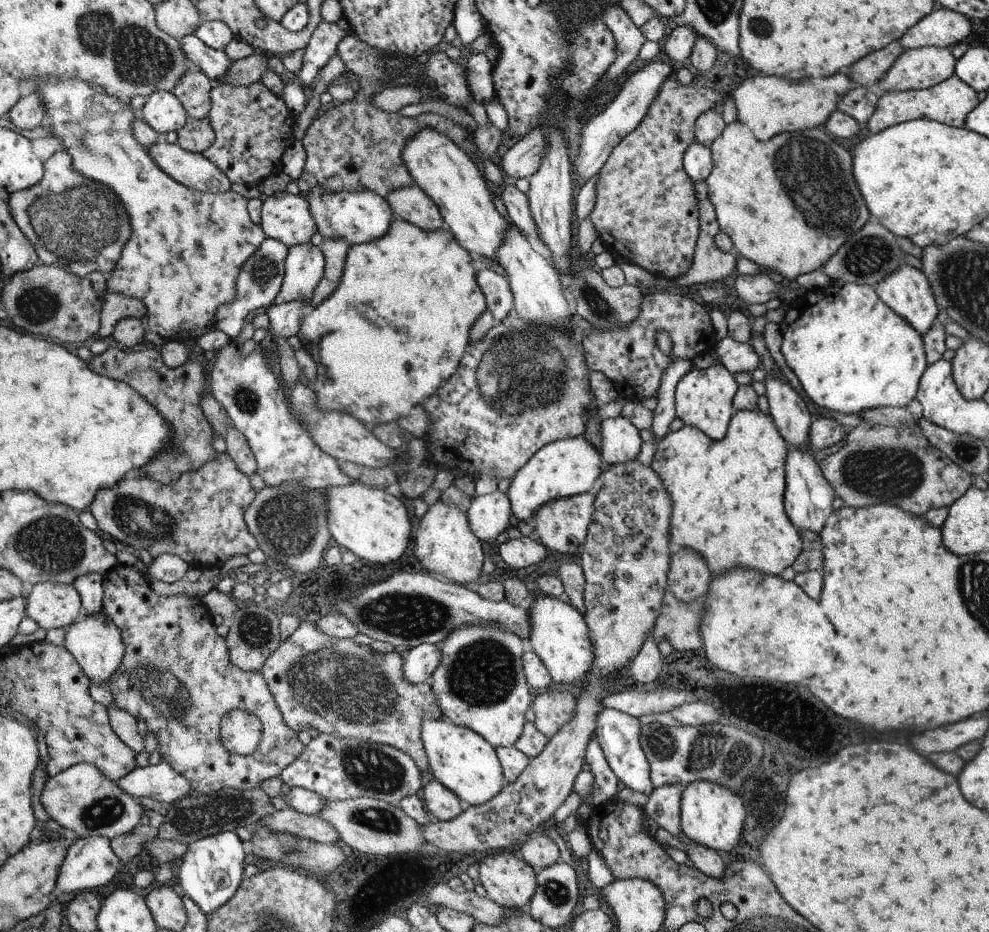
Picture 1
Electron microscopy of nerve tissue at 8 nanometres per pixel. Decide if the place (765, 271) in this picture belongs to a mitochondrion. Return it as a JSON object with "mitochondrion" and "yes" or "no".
{"mitochondrion":"no"}

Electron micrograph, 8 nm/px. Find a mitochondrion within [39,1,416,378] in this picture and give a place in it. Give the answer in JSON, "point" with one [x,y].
{"point":[138,57]}

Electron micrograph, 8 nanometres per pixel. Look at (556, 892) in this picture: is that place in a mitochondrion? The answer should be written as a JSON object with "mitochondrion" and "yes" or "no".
{"mitochondrion":"yes"}

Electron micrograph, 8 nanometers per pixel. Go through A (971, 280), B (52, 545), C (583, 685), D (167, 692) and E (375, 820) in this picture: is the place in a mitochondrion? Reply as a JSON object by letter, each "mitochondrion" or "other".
{"A":"mitochondrion","B":"mitochondrion","C":"other","D":"mitochondrion","E":"mitochondrion"}

